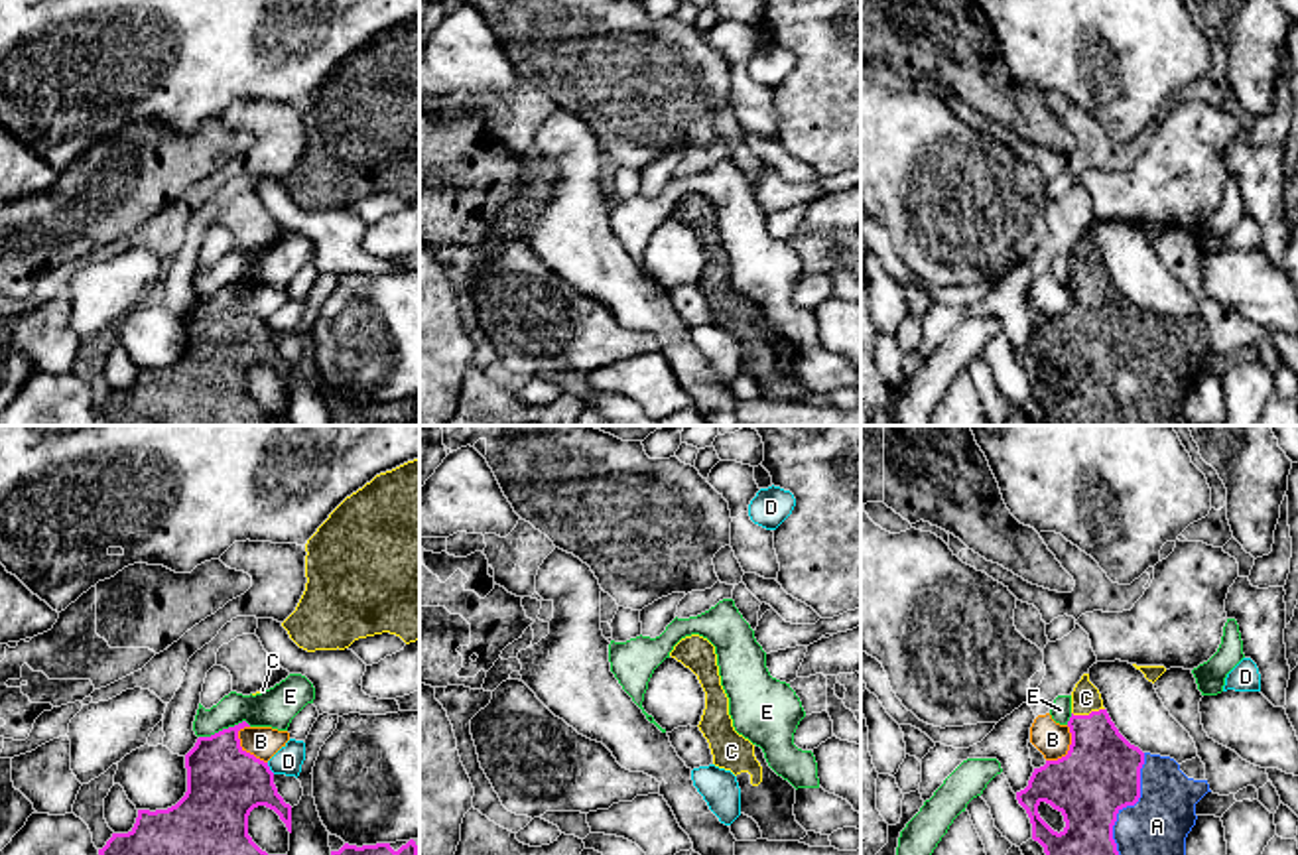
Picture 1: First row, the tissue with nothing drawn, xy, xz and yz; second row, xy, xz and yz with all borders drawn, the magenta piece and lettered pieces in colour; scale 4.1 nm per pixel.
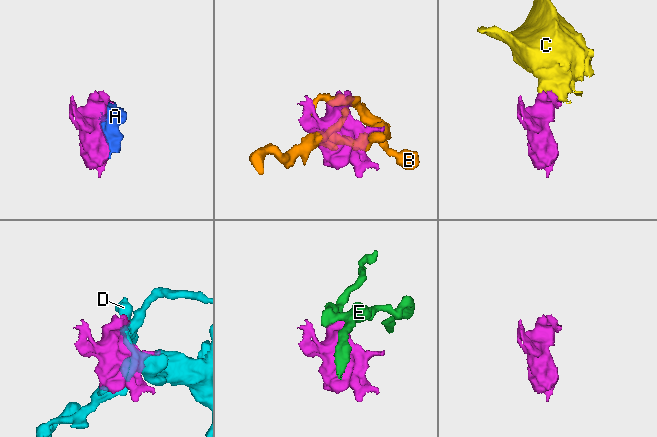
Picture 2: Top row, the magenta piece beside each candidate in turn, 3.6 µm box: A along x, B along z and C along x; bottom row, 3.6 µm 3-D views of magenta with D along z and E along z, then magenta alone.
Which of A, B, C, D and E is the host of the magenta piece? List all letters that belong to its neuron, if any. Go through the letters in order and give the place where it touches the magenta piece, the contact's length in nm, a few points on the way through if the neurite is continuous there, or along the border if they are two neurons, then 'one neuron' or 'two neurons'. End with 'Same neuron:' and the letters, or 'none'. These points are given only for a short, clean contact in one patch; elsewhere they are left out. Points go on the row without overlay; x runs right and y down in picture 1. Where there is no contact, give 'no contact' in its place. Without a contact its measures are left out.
A: meets magenta in yz at (1125, 365); contact 480 nm long; one neuron
B: meets magenta in xy at (245, 310); contact 190 nm long; two neurons
C: meets magenta in yz at (1090, 272); contact 140 nm long; runs through yz (1102, 329), (1090, 272), (1086, 257); one neuron
D: meets magenta in xy at (268, 328); contact 60 nm long; two neurons
E: meets magenta in xy at (225, 288); contact 220 nm long; two neurons
Same neuron: A, C

